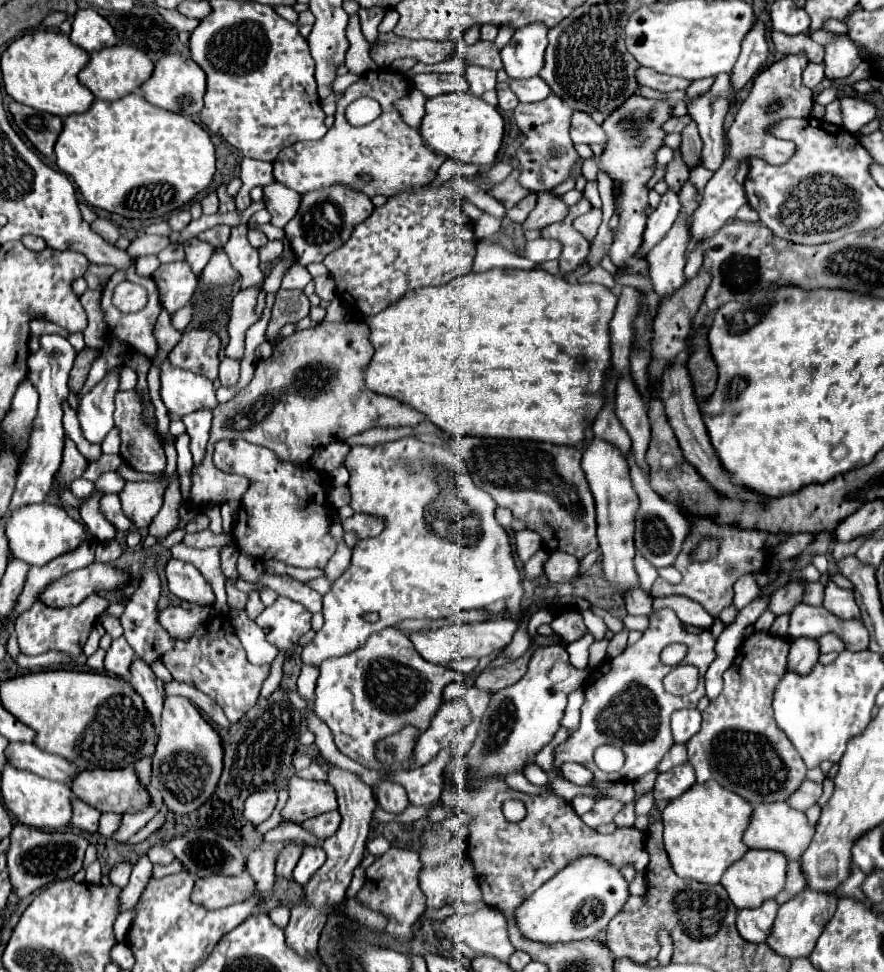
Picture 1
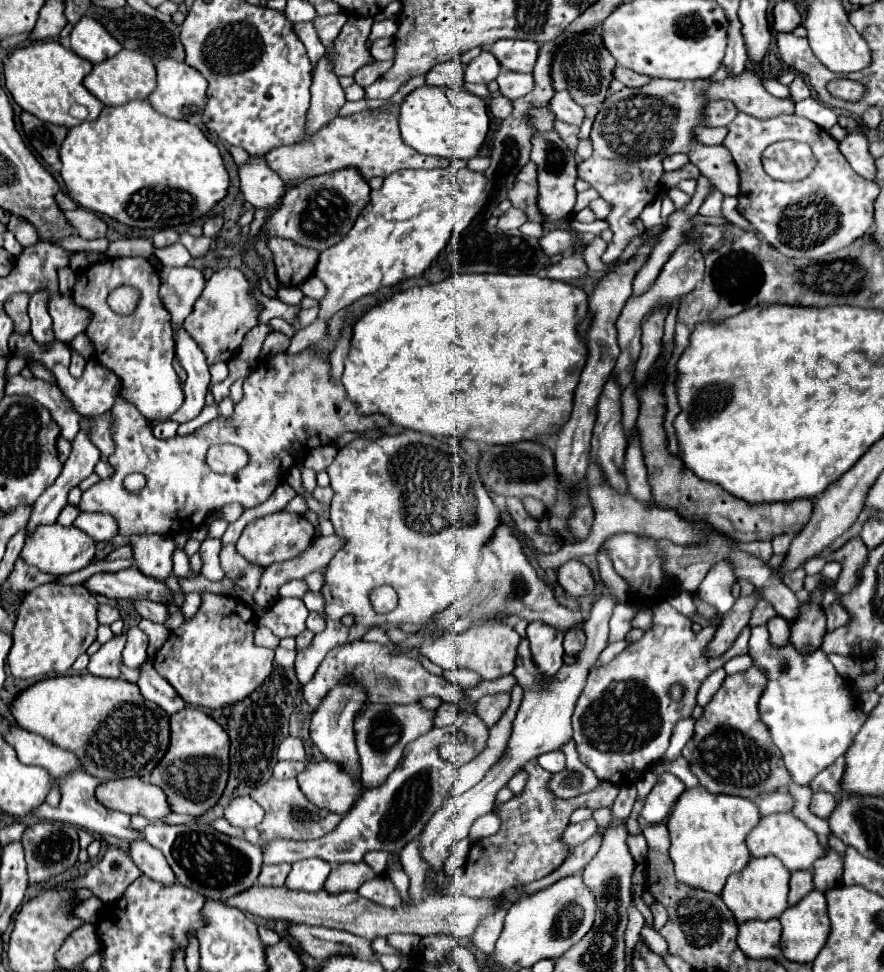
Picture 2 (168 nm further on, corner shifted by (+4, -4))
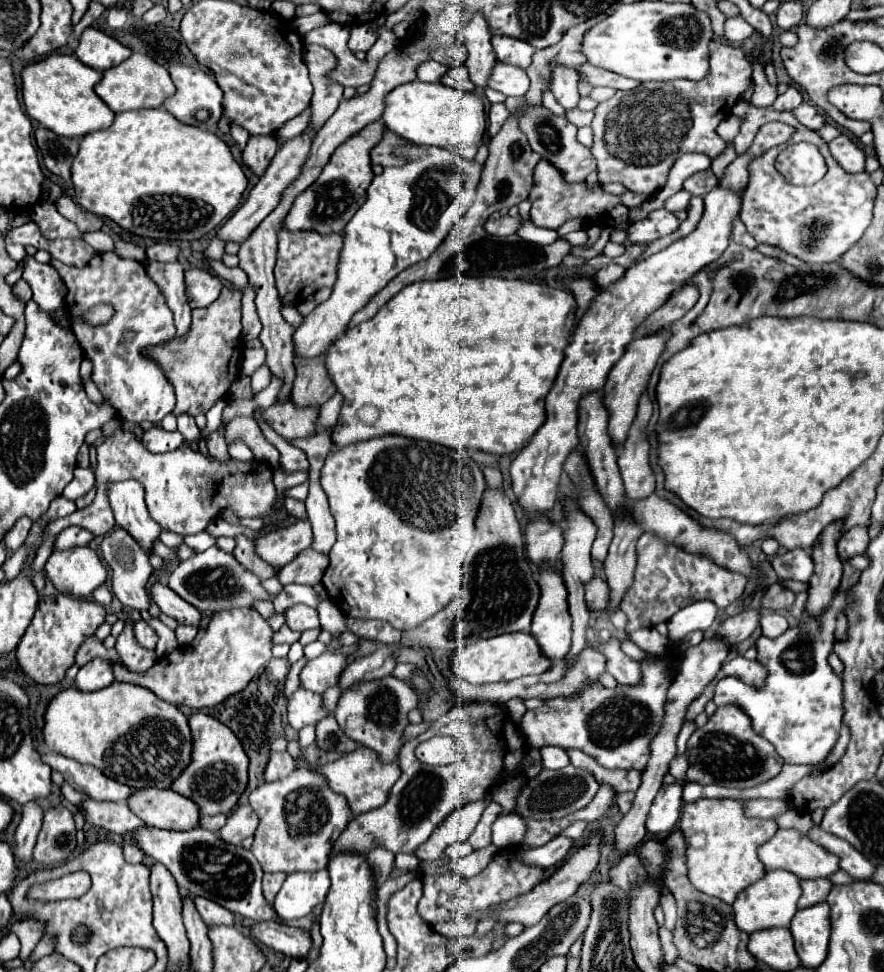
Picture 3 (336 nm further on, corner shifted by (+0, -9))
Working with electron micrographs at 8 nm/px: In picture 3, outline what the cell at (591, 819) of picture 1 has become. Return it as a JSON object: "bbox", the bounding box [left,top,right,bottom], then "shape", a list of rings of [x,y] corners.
{"bbox":[522,835,574,869],"shape":[[[558,835],[550,843],[538,847],[538,849],[524,849],[522,859],[526,863],[542,865],[542,869],[550,869],[550,867],[566,861],[572,849],[574,849],[574,841],[564,837],[564,835]]]}

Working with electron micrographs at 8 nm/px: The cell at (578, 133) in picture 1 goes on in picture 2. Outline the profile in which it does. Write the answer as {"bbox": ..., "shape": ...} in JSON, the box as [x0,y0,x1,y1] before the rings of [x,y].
{"bbox":[550,90,584,126],"shape":[[[566,90],[554,94],[554,98],[550,100],[550,110],[554,110],[556,118],[560,118],[564,122],[570,122],[570,124],[576,124],[576,126],[580,126],[582,120],[584,120],[582,106],[578,106],[572,100],[570,92],[566,92]]]}

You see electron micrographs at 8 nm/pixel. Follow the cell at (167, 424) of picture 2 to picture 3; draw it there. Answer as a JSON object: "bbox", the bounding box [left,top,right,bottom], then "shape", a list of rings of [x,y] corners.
{"bbox":[142,427,184,453],"shape":[[[152,427],[152,429],[144,431],[142,443],[148,451],[166,453],[166,451],[172,451],[172,449],[180,447],[184,443],[184,437],[182,437],[180,431],[164,431],[164,429]]]}

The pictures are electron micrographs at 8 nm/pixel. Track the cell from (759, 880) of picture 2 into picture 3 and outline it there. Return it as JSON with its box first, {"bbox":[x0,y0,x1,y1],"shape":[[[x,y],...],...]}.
{"bbox":[732,869,802,933],"shape":[[[784,869],[766,871],[766,877],[762,877],[754,885],[750,885],[738,893],[736,901],[732,903],[734,921],[736,921],[738,929],[742,929],[746,933],[770,929],[770,927],[788,927],[794,913],[796,913],[796,903],[798,903],[800,893],[802,893],[800,879],[794,873],[784,871]]]}

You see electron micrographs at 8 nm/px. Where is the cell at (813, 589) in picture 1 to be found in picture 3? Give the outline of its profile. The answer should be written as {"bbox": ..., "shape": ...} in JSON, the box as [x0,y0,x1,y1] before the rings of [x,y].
{"bbox":[770,549,812,583],"shape":[[[794,549],[784,555],[774,555],[770,563],[780,581],[796,579],[808,583],[812,577],[812,557],[804,549]]]}

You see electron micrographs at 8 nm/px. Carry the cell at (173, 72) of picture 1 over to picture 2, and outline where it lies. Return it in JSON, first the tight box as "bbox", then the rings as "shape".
{"bbox":[148,58,208,124],"shape":[[[174,58],[160,60],[156,64],[156,70],[158,70],[158,88],[148,96],[154,110],[158,110],[160,114],[164,114],[168,118],[186,120],[186,122],[192,122],[192,124],[202,124],[208,80],[196,68],[188,66],[186,62],[178,62]]]}

